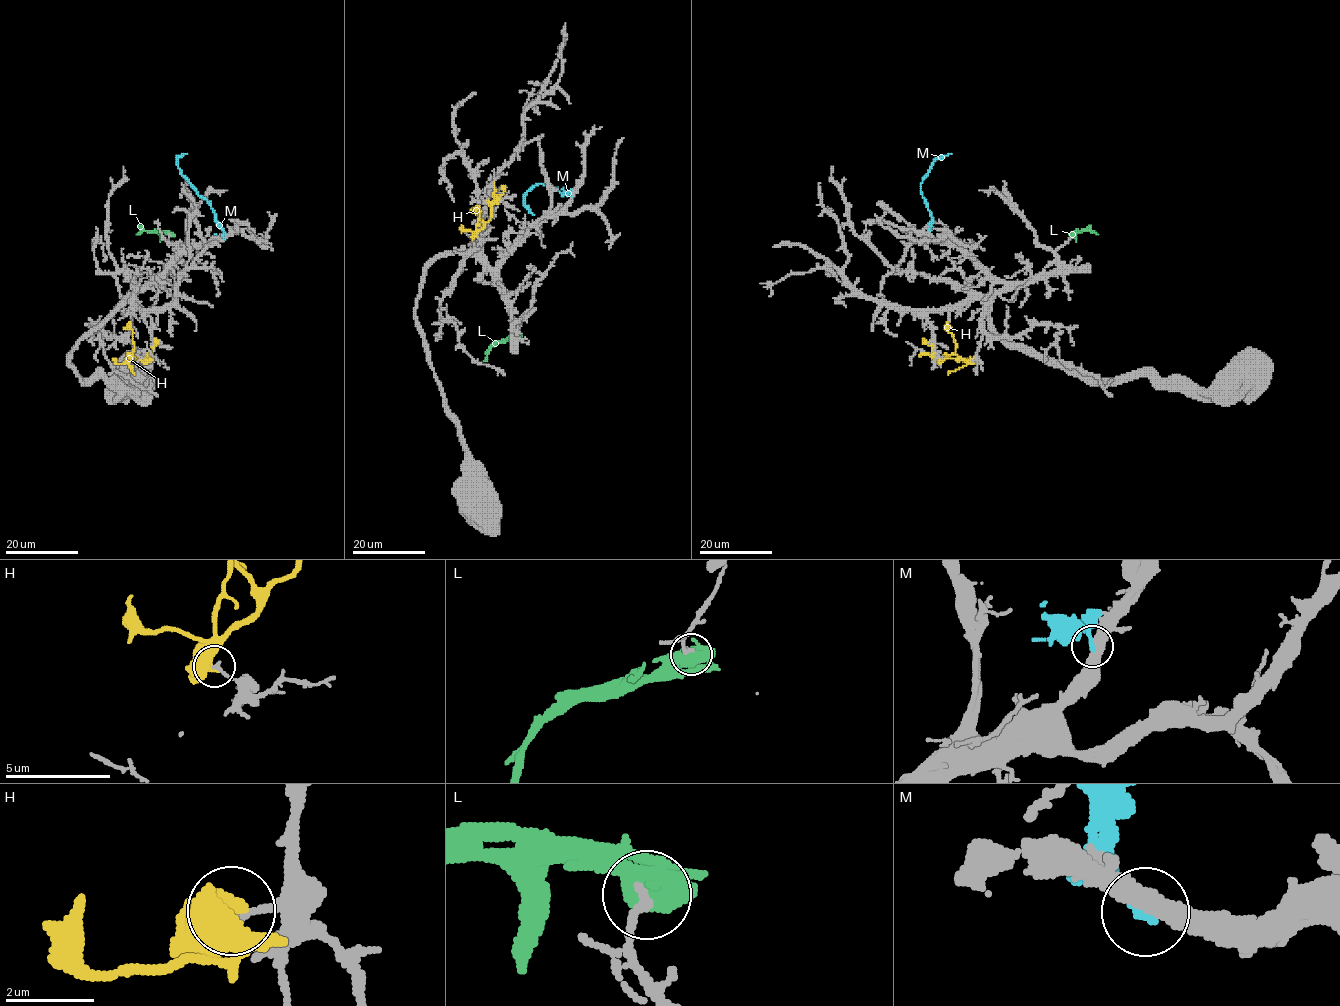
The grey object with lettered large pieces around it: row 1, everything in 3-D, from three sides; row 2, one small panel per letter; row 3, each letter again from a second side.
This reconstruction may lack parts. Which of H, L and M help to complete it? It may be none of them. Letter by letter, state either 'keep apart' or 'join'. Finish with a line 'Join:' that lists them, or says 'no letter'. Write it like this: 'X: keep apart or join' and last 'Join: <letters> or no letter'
H: keep apart
L: keep apart
M: keep apart
Join: no letter

